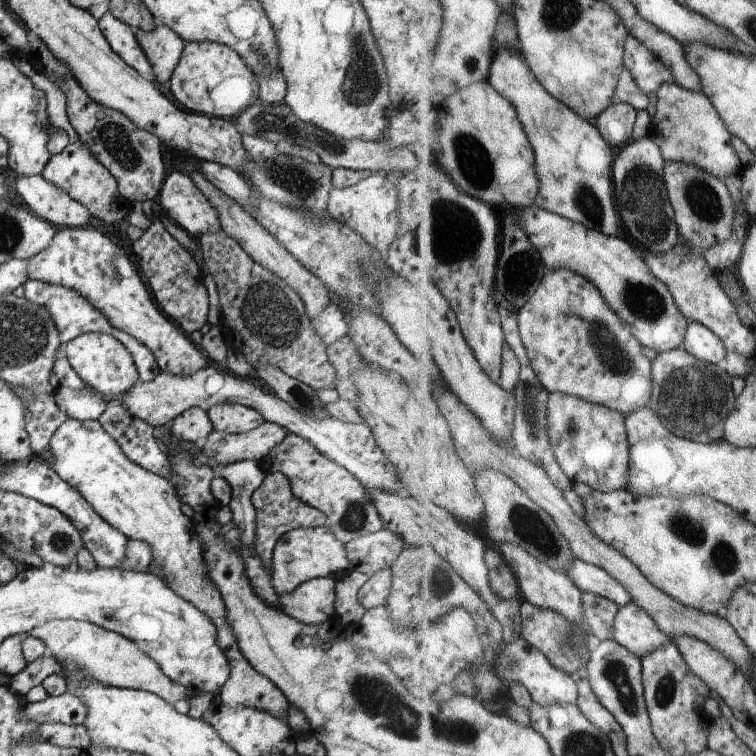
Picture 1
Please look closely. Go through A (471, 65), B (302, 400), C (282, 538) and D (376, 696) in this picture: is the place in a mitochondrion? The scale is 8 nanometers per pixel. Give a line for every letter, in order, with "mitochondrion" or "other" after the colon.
A: other
B: mitochondrion
C: other
D: mitochondrion

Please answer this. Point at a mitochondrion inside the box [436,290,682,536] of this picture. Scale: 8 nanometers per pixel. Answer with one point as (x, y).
(607, 350)

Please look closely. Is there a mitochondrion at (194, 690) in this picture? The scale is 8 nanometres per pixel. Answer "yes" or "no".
no

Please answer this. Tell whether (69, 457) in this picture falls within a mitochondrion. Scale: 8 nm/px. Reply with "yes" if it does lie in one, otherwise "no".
no

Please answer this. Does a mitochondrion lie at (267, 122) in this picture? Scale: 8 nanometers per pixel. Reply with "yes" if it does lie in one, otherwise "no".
yes

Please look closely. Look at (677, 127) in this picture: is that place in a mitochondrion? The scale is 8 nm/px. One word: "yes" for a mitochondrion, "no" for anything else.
no

